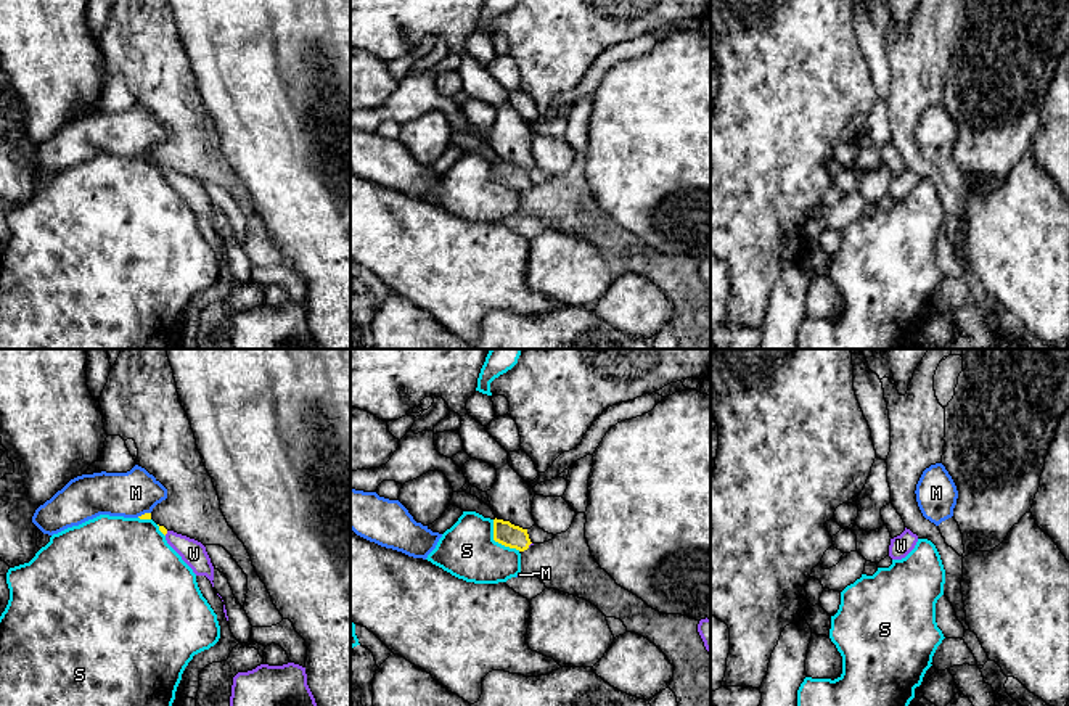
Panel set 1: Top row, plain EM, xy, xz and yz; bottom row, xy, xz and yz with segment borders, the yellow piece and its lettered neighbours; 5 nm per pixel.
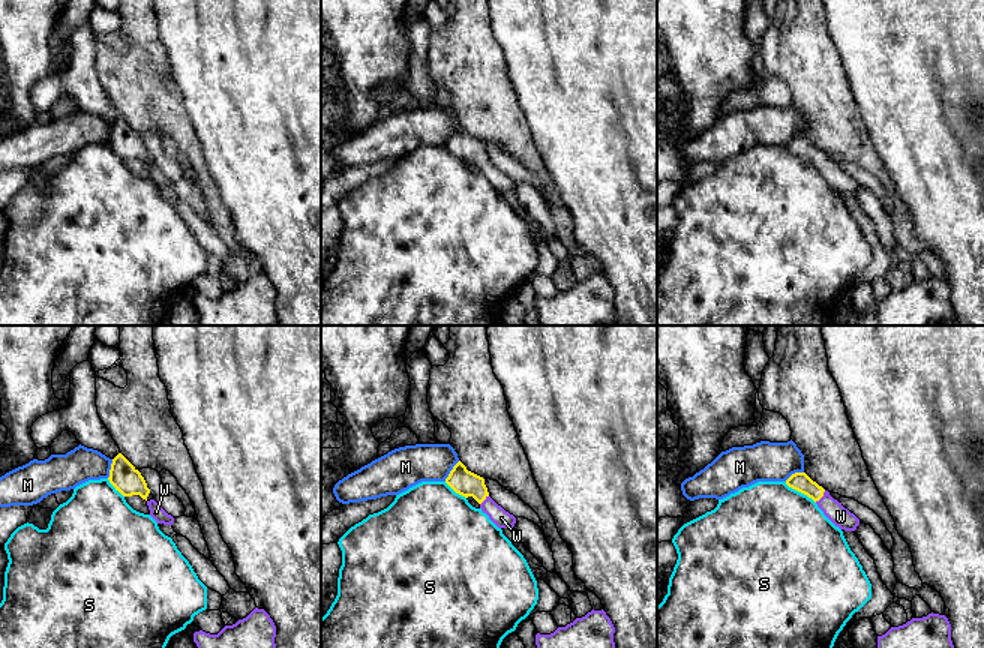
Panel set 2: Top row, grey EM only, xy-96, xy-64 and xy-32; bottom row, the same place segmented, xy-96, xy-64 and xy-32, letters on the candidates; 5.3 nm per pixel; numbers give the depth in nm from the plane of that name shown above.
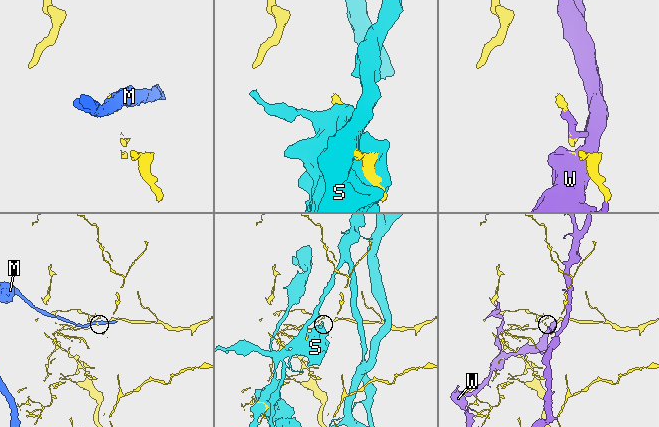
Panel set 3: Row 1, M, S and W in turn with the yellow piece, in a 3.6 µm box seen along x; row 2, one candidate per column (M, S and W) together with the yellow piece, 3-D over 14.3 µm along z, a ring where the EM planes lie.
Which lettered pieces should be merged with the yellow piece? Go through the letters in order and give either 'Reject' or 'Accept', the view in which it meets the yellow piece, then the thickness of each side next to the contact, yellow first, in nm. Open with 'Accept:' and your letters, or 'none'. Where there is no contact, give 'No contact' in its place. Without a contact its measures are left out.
Accept: W
M: Reject. Touches yellow in xy. Thickness 30 nm (yellow) against 220 nm
S: Reject. Touches yellow in xz. Thickness 120 nm (yellow) against 280 nm
W: Accept. Touches yellow in xy. Thickness 40 nm (yellow) against 120 nm

